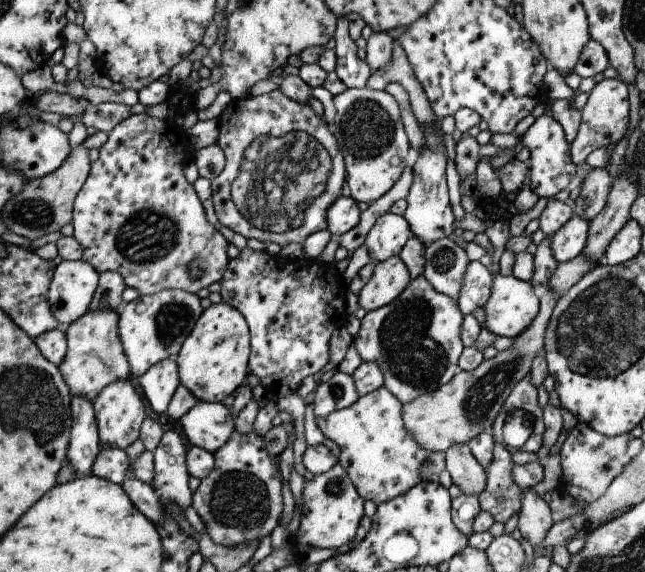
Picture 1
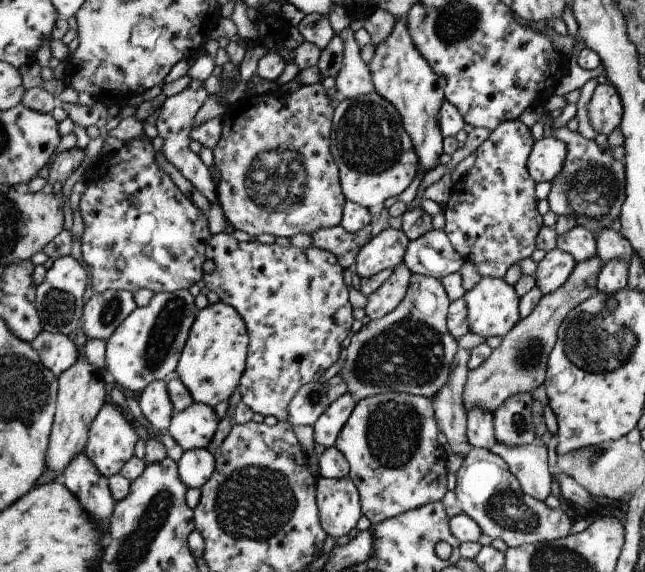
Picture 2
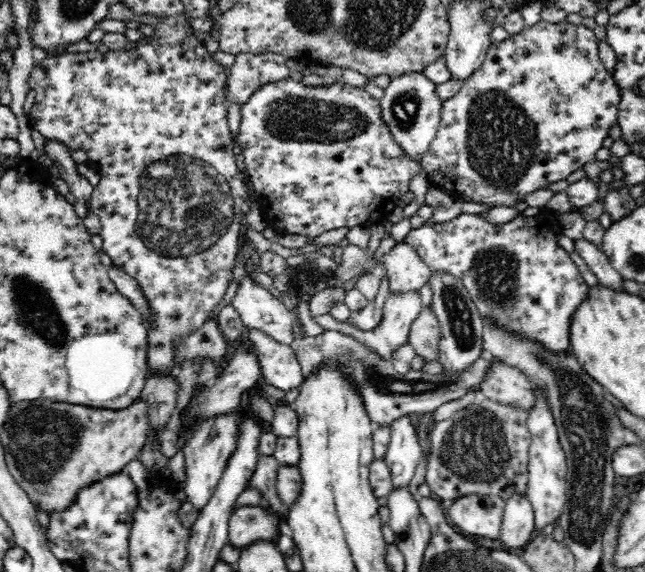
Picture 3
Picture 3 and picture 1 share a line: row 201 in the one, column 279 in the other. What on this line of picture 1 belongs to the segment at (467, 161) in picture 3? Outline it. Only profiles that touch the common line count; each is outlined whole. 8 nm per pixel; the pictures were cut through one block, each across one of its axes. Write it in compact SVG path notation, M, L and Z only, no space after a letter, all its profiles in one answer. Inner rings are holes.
M234 431L212 456L213 469L192 493L191 507L214 544L229 549L243 542L259 544L278 525L282 510L282 477L278 466L265 451L262 437L253 431L244 434Z

